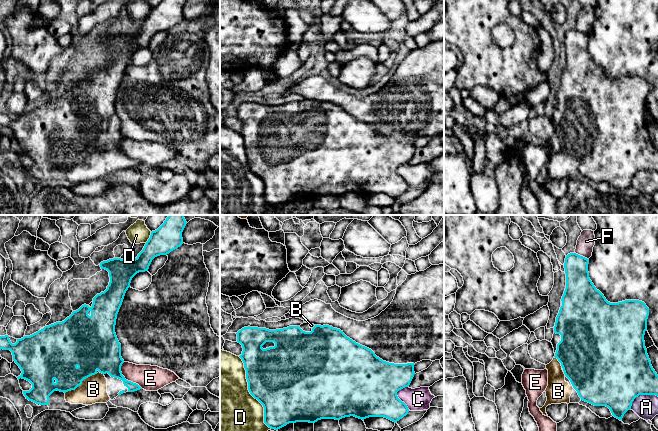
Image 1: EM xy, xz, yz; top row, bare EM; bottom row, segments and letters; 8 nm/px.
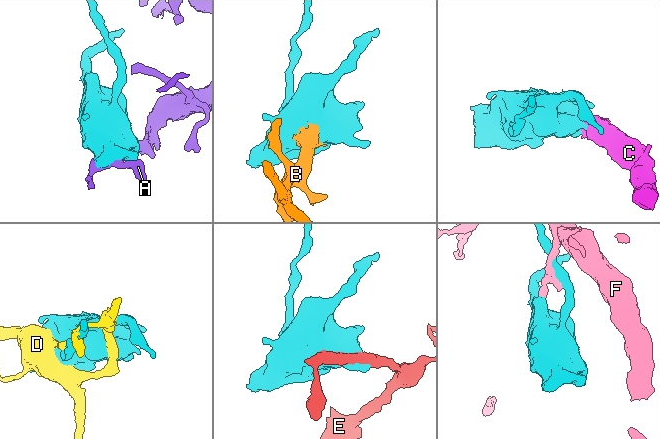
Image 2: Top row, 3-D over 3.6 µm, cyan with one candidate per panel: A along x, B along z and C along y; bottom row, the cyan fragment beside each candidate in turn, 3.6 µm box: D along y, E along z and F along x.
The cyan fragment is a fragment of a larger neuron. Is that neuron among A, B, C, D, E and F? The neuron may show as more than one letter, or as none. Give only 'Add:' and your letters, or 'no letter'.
Add: B

